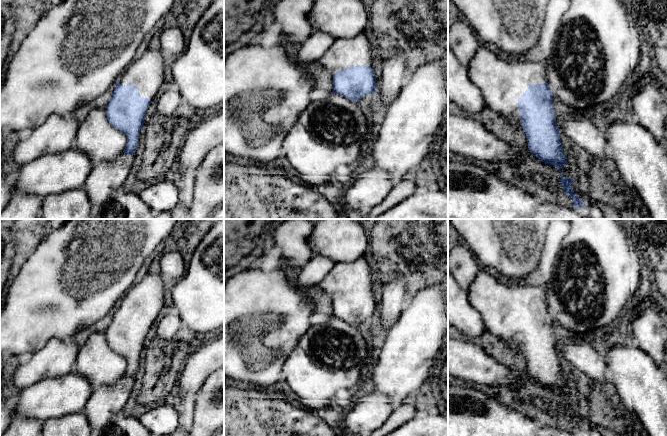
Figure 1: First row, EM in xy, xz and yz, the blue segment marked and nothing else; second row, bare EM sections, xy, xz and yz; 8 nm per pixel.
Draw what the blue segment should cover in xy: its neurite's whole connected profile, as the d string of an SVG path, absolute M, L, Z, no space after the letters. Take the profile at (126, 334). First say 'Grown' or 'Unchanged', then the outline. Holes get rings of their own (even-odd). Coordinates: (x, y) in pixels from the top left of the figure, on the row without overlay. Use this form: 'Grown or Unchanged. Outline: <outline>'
Grown. Outline: M142 273L119 301L108 329L102 333L92 333L80 347L74 369L90 381L94 390L110 387L121 376L135 378L146 335L168 301L167 288L168 282L161 273Z

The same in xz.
Grown. Outline: M361 256L352 262L335 264L318 286L333 297L333 317L359 326L368 318L376 318L376 301L372 293L374 281L374 269Z

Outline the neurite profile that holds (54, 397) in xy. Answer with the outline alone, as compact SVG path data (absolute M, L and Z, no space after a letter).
M73 369L66 375L40 380L22 389L16 399L15 415L47 421L84 412L94 391L90 381Z

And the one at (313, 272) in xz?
M314 256L294 274L295 283L301 288L316 286L334 266L335 263L331 259Z

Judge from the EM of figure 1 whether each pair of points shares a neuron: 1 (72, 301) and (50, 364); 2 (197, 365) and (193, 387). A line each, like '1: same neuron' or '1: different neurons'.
1: different neurons
2: same neuron

